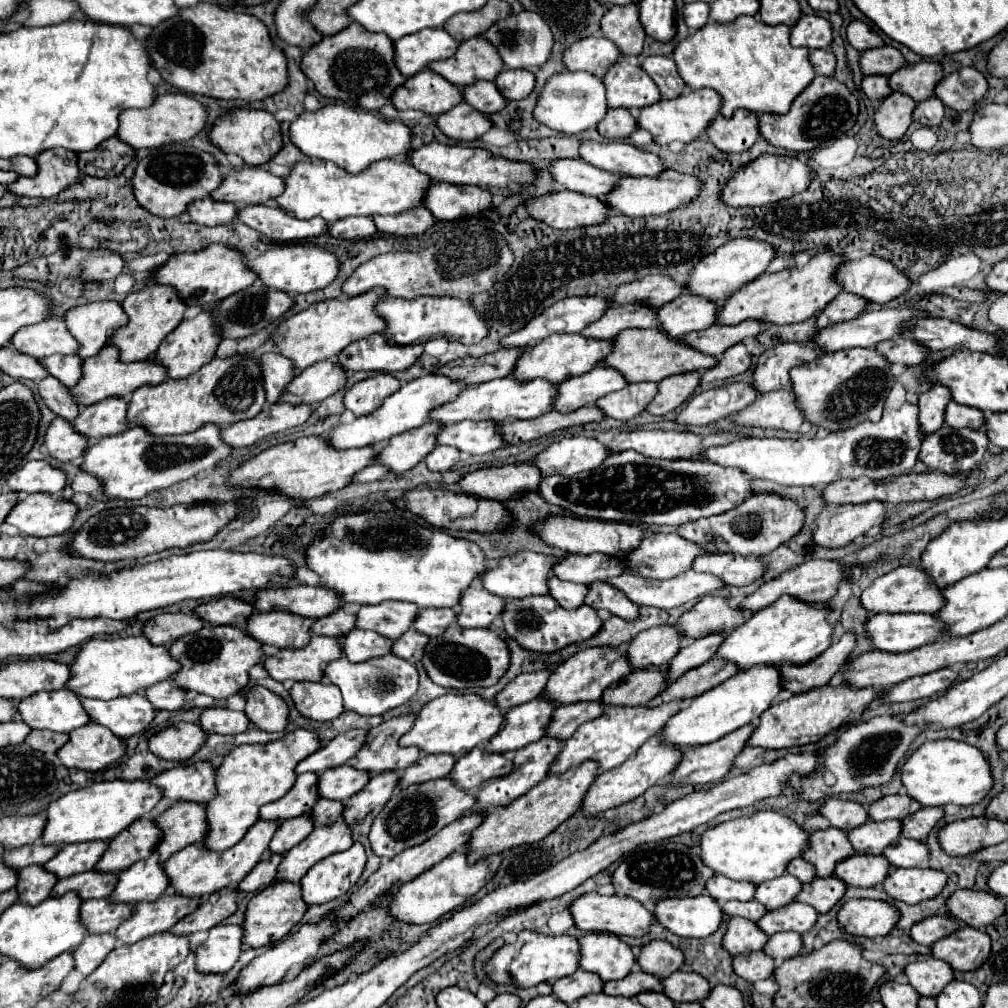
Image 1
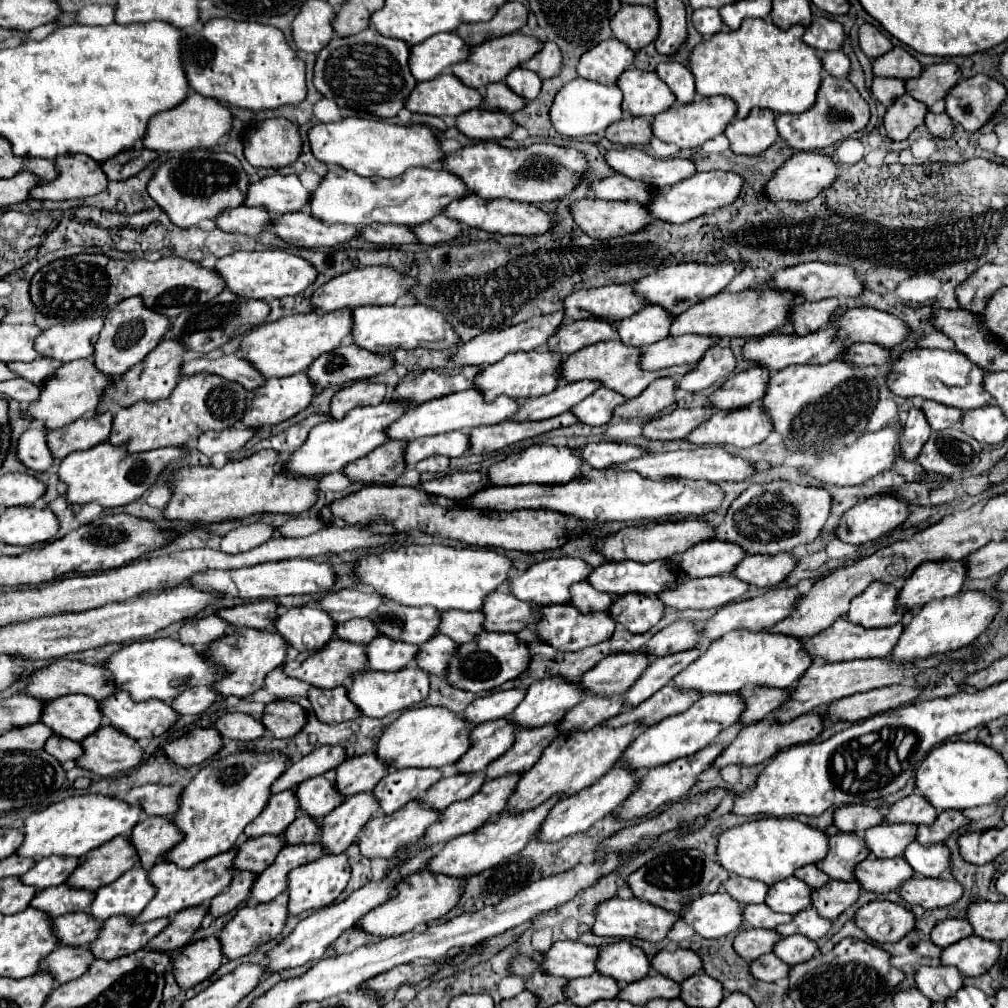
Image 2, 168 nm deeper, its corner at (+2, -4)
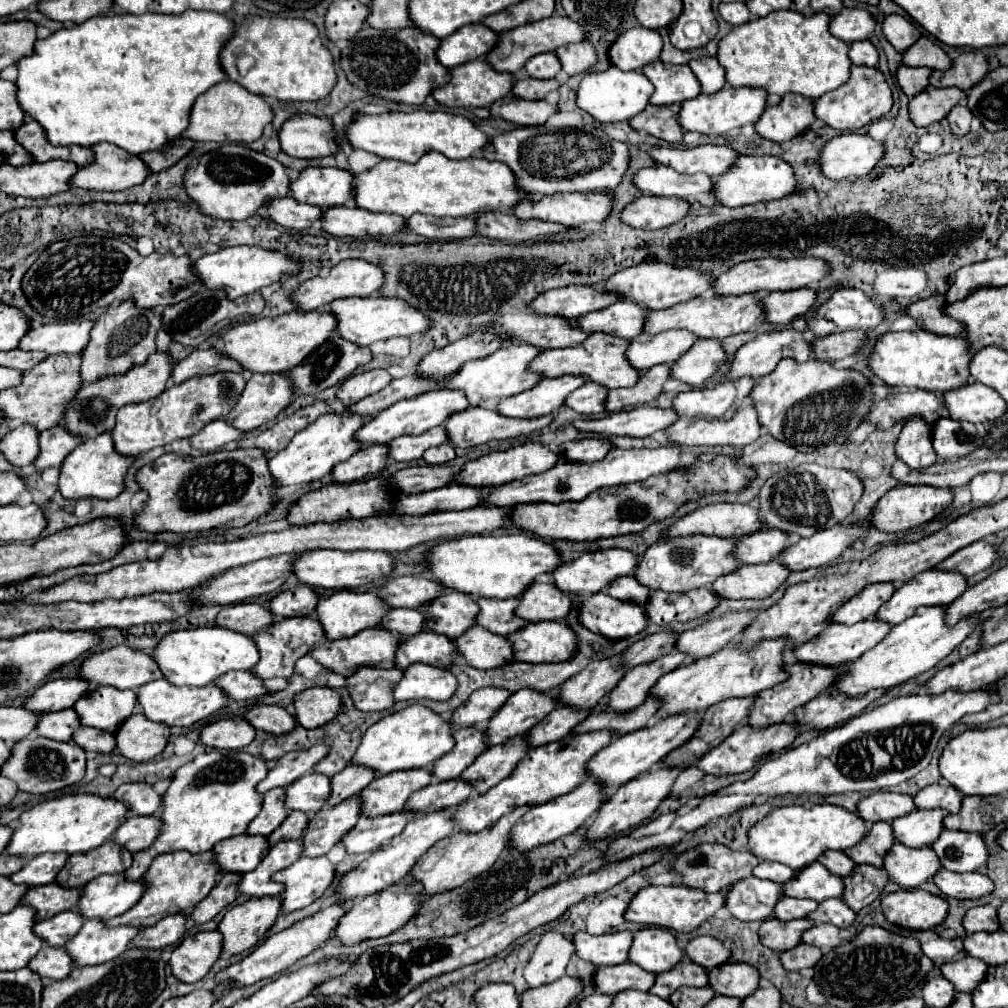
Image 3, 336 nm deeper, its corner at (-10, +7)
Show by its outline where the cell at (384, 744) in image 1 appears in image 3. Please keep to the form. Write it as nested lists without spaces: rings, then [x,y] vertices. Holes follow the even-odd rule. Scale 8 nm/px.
[[[347,765],[343,771],[331,777],[329,805],[339,805],[343,799],[357,795],[375,779],[375,771],[363,765]]]

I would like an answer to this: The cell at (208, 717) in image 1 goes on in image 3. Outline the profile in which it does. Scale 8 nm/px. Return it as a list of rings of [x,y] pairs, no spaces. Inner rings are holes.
[[[253,705],[247,713],[245,719],[249,725],[253,725],[257,731],[265,731],[271,735],[283,735],[293,729],[297,723],[287,709],[277,707],[277,705]]]

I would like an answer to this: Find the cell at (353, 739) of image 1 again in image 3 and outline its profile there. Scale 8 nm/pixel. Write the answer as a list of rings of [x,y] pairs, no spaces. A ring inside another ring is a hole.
[[[313,745],[305,751],[291,751],[279,759],[279,763],[269,771],[269,775],[257,785],[259,793],[267,793],[275,787],[289,787],[295,779],[311,773],[311,769],[329,755],[327,745]]]

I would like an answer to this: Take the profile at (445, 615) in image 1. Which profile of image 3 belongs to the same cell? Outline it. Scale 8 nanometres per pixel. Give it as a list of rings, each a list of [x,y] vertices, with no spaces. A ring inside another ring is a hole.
[[[477,599],[475,601],[479,605],[479,613],[475,617],[475,623],[491,633],[497,635],[509,635],[515,629],[523,627],[527,621],[519,619],[513,611],[517,607],[517,599],[503,599],[503,601],[495,601],[495,599]]]

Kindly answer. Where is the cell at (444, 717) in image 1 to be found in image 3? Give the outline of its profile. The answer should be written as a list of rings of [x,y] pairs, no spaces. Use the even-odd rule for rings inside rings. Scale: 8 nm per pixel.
[[[413,703],[371,725],[351,763],[371,767],[381,775],[399,769],[419,769],[419,767],[427,769],[439,757],[447,755],[453,747],[455,747],[453,723],[443,719],[439,713],[431,711],[429,707],[421,703]]]

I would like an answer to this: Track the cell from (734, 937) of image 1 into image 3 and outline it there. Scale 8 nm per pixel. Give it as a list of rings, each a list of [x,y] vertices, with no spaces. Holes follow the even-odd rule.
[[[775,917],[765,919],[759,927],[759,939],[769,949],[781,953],[787,949],[793,949],[801,943],[801,935],[813,927],[813,921],[807,919],[795,919],[795,921],[779,921]]]

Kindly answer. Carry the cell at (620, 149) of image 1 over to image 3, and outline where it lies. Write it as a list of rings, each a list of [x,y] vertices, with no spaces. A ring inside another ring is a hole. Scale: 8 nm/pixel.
[[[699,145],[693,149],[681,149],[681,147],[651,147],[649,157],[657,165],[669,165],[679,173],[705,173],[711,179],[719,177],[719,173],[725,173],[737,153],[731,147],[715,147],[715,145]]]

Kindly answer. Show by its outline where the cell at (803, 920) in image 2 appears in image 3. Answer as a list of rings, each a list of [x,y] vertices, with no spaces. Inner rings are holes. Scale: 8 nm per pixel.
[[[827,899],[819,903],[819,907],[813,913],[809,913],[807,919],[811,919],[813,923],[829,923],[843,929],[853,923],[855,911],[851,911],[841,899]]]

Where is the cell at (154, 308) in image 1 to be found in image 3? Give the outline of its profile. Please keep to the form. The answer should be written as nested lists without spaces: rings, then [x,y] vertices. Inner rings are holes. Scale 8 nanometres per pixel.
[[[133,299],[123,301],[119,307],[109,307],[91,329],[91,345],[83,351],[81,375],[85,383],[107,375],[121,375],[133,365],[143,365],[151,353],[155,353],[155,337],[163,327],[161,315],[153,309],[139,309]]]

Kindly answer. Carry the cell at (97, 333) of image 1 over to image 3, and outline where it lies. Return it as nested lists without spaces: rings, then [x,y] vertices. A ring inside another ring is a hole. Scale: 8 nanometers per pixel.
[[[79,319],[79,321],[63,321],[49,323],[37,329],[31,329],[27,337],[23,337],[19,349],[25,351],[45,351],[53,353],[81,353],[89,345],[89,333],[95,321]]]

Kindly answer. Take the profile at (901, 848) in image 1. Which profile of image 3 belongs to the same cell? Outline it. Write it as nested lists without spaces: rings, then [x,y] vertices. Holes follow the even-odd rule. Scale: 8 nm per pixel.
[[[945,829],[931,849],[937,853],[941,865],[949,871],[977,871],[987,863],[987,847],[979,833]]]

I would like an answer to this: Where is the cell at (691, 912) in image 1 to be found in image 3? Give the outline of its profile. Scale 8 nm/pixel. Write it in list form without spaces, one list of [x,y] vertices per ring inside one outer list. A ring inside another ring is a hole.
[[[747,877],[729,887],[725,895],[725,909],[739,921],[763,921],[773,915],[779,895],[781,885],[767,879]]]

